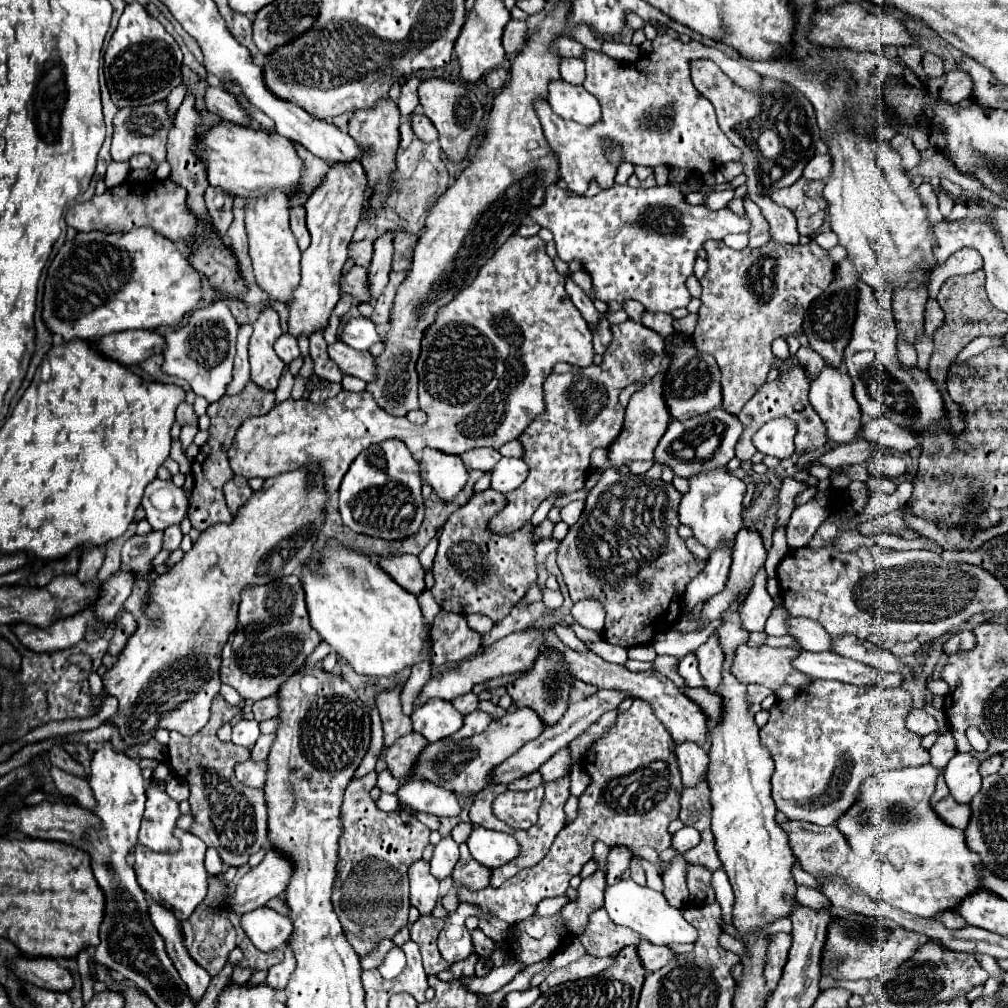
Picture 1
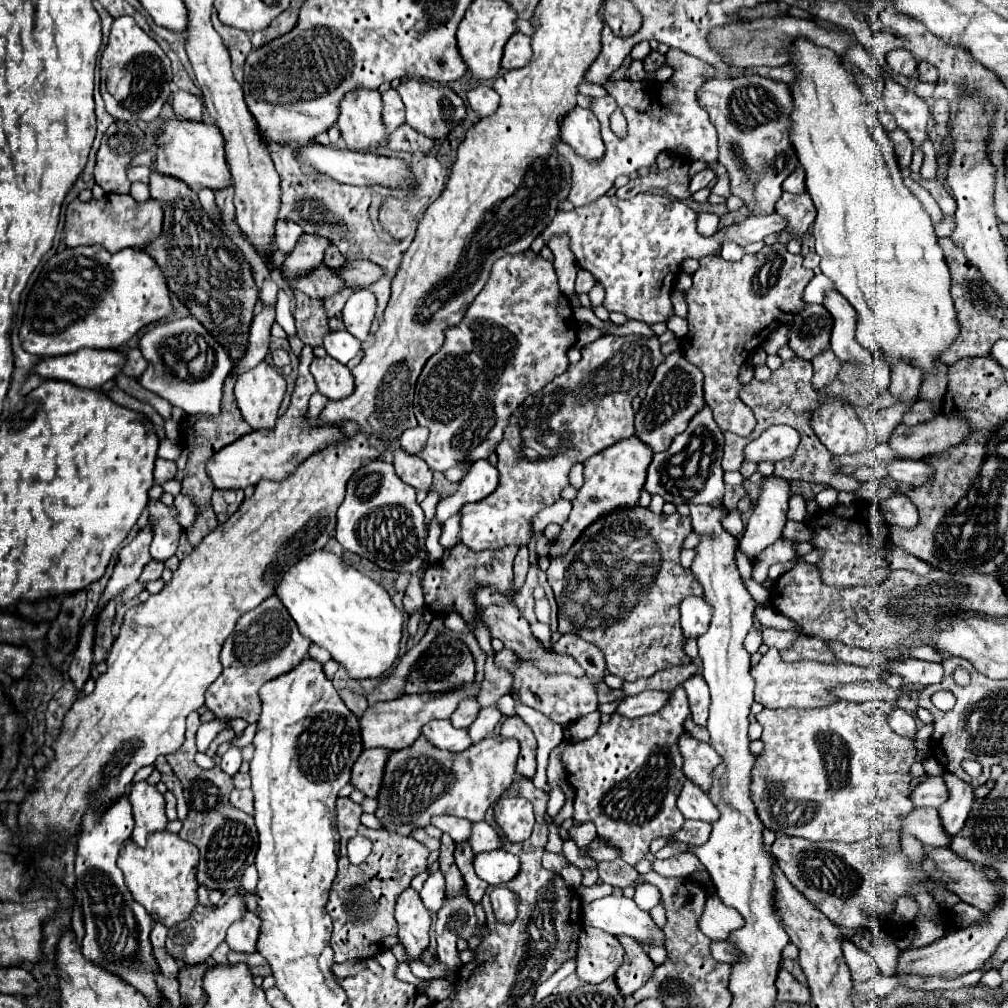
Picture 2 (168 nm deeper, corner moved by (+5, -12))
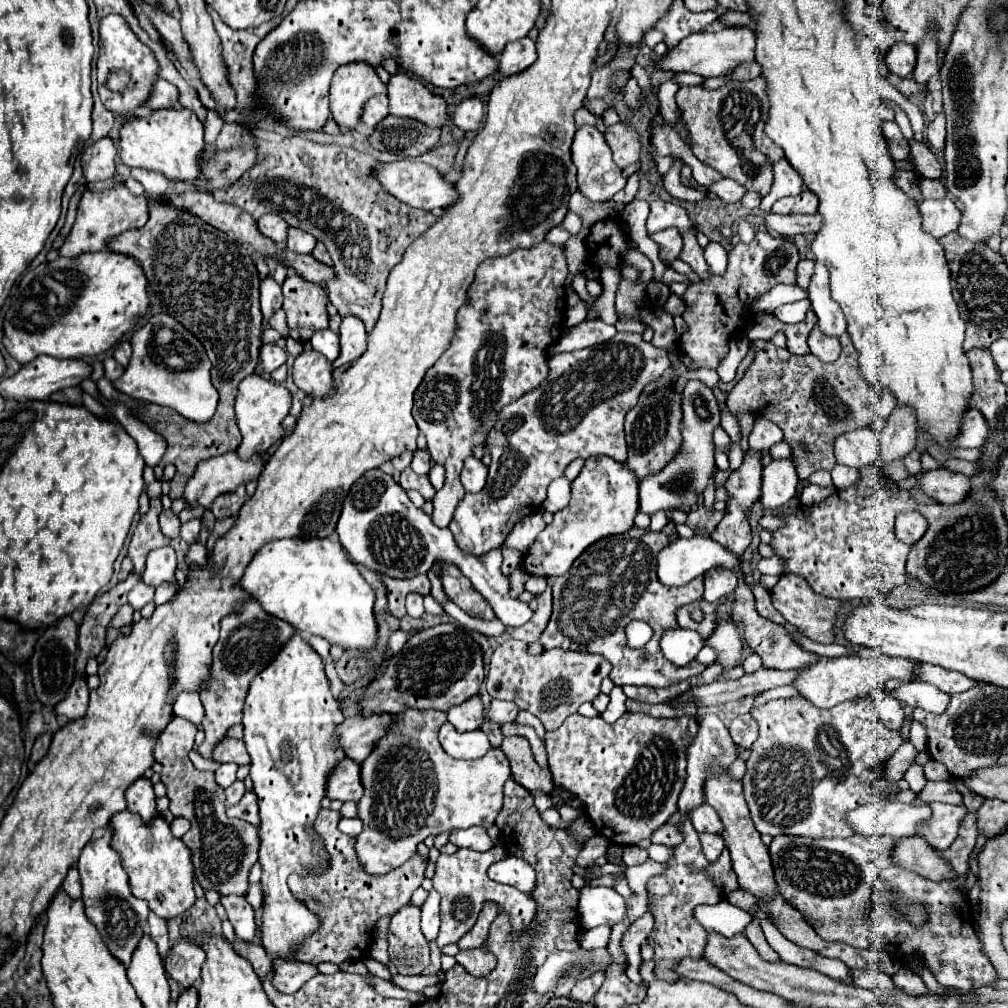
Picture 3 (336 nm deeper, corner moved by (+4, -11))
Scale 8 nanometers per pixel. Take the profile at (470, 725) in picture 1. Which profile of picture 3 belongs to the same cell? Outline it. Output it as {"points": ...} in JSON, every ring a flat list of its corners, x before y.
{"points":[[492,700,490,704,490,720,496,724,504,724,504,722,514,722,516,714,518,714,518,706,514,706,514,702,506,702,506,700]]}

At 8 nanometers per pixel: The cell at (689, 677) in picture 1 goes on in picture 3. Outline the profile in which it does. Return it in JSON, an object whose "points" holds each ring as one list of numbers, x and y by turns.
{"points":[[626,712,614,724,606,724,600,716,584,718,572,714,558,730,546,732,548,770,558,788,568,790,584,804,598,834,614,844,630,846,642,838,650,838,650,834,666,824,666,820,678,810,678,794,686,780,686,748,696,738,696,732,698,722,694,716,652,718]]}

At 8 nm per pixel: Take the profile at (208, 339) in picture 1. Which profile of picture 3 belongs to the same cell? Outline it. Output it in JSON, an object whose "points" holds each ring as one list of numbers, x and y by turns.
{"points":[[154,314,132,338,132,358,124,374,112,382,112,386,134,400,166,406,180,416,206,422,214,416,218,404,218,392,210,382,210,360,202,350,202,344,180,322,174,322,170,314]]}

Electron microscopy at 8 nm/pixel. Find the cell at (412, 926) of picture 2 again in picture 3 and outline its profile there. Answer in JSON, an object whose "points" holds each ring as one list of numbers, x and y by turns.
{"points":[[400,908,388,928,388,956,398,974,422,974,430,964,430,948,420,932,420,908]]}

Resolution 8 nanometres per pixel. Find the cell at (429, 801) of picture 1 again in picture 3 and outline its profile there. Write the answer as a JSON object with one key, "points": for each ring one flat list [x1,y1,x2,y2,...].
{"points":[[472,826,470,830,456,830,450,836,450,842,456,844,458,848,470,848,476,852,488,852,494,848,494,842,486,834,486,828,482,826]]}

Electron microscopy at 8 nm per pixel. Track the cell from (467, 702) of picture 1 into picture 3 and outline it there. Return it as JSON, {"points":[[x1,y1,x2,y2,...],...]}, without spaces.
{"points":[[478,696,448,710,448,722,460,732,478,730,484,724,484,704]]}

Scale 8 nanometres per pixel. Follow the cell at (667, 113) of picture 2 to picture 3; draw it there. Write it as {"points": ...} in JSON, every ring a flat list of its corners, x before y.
{"points":[[618,122,608,128,606,134,608,146,614,152,614,162,620,168,626,168,630,164,636,164,642,156,642,146,640,146,640,136,624,122]]}

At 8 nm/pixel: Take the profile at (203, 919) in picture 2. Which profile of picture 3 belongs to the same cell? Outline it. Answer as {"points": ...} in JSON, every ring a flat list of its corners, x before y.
{"points":[[178,942,178,946,168,952,164,968,166,974,182,988,192,988,200,980,200,966,204,960,206,954,202,954,202,948,198,944]]}

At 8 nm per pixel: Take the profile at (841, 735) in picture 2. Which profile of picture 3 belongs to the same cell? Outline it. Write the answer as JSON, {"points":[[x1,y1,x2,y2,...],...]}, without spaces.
{"points":[[874,692,869,698,842,702,830,710,820,710,802,696,770,700,750,710,760,734,752,744,742,786,760,834,850,836,850,826,844,820,846,810,870,800,872,784,884,778,884,772,878,770,880,760,888,760,904,742,900,732,888,730,878,718,878,702,886,694]]}

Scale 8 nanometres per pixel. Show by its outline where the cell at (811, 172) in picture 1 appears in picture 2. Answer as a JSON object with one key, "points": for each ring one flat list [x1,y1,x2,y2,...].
{"points":[[797,167,797,171,793,171,793,175,789,175,789,179,785,179,783,191,787,191,787,193,803,193,805,191,805,171,803,171,803,167]]}

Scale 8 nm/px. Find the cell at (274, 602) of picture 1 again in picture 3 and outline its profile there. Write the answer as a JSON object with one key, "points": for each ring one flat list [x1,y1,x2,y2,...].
{"points":[[246,600,236,612,228,614,220,622,220,640,212,650,210,678,206,682,206,688,200,690,200,700,204,706,202,728,206,738,198,746,198,752,204,758,212,756,214,746,226,738,230,726,240,724,246,690,252,678,272,662,272,658,292,634,294,628,288,622,282,622,280,618,270,618,270,614,262,614,262,610,258,610,258,604,252,600]]}

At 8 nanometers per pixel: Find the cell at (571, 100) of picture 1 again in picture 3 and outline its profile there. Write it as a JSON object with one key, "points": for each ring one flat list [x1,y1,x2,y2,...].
{"points":[[584,126,576,132,572,142,572,162,578,168,578,192,592,202,606,202,626,186,626,178,614,164,612,150,606,144,604,134,596,126]]}

